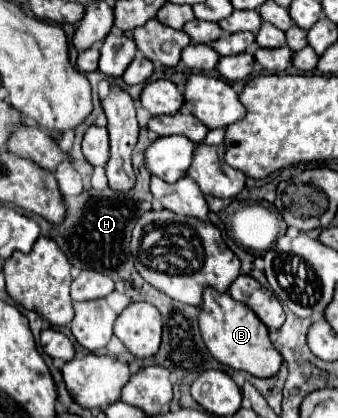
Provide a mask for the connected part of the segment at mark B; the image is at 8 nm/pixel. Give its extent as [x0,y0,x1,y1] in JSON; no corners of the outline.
[198,288,282,378]

